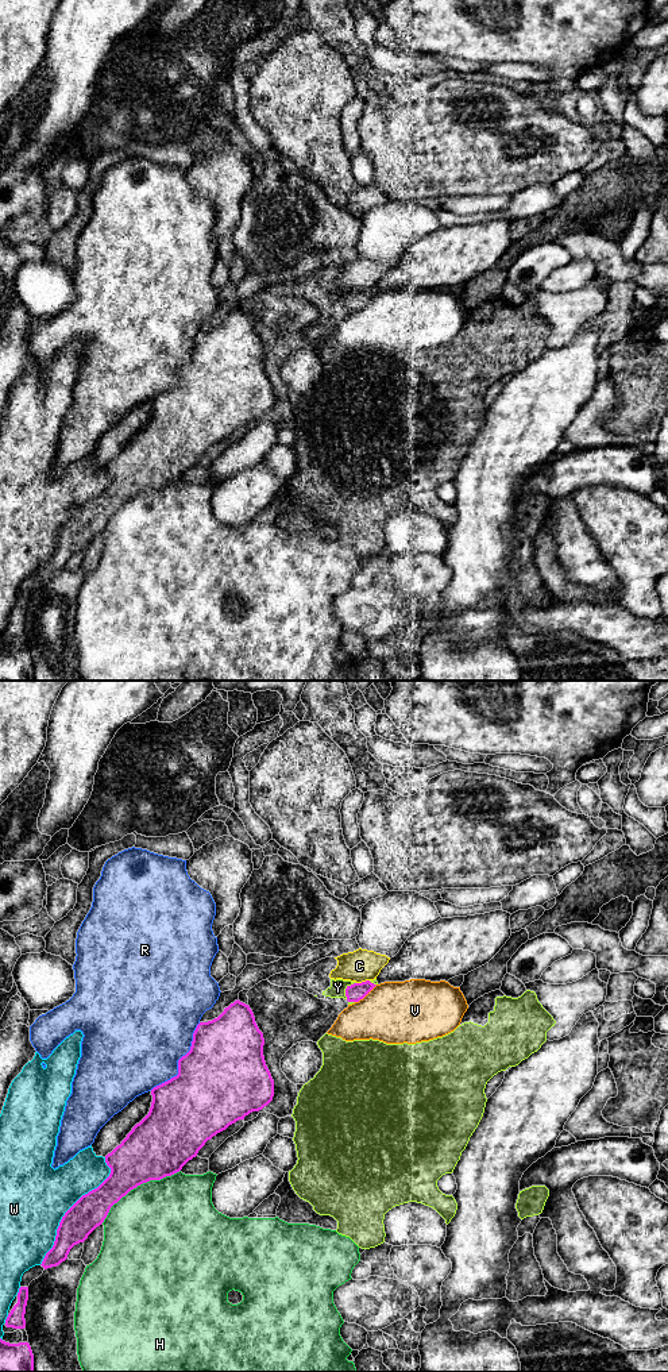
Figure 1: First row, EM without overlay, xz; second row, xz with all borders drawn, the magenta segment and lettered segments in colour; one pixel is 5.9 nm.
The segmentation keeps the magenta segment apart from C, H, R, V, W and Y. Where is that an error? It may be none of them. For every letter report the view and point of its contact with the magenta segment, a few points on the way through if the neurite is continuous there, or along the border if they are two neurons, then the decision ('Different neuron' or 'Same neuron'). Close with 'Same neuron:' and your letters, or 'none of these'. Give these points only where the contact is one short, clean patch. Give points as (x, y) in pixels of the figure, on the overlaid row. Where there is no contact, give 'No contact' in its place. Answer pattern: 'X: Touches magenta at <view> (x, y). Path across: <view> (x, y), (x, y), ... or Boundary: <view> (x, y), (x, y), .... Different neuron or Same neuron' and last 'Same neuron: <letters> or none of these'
C: Touches magenta at xz (362, 982). Different neuron
H: Touches magenta at xz (138, 1184). Different neuron
R: Touches magenta at xz (178, 1062). Different neuron
V: Touches magenta at xz (366, 994). Different neuron
W: Touches magenta at xz (69, 1209). Different neuron
Y: Touches magenta at xz (346, 989). Same neuron
Same neuron: Y

